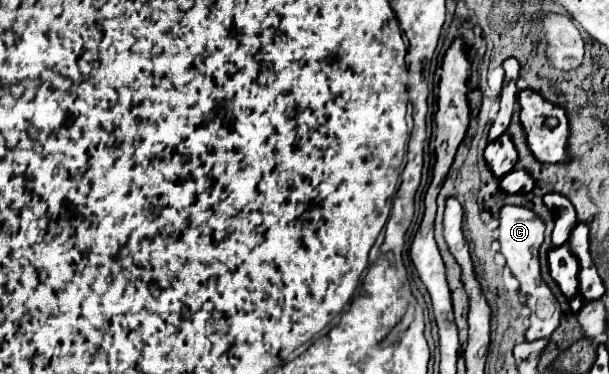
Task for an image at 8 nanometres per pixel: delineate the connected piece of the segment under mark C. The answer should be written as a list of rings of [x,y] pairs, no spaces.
[[[503,206],[499,212],[499,228],[497,228],[497,240],[501,244],[501,254],[507,260],[507,268],[511,274],[519,280],[519,292],[525,296],[525,304],[531,310],[529,314],[529,330],[525,332],[525,340],[537,340],[537,338],[549,338],[551,332],[559,326],[561,318],[561,308],[549,286],[541,278],[539,270],[539,248],[543,244],[543,234],[545,234],[545,224],[543,220],[531,212],[529,208],[523,206]]]

